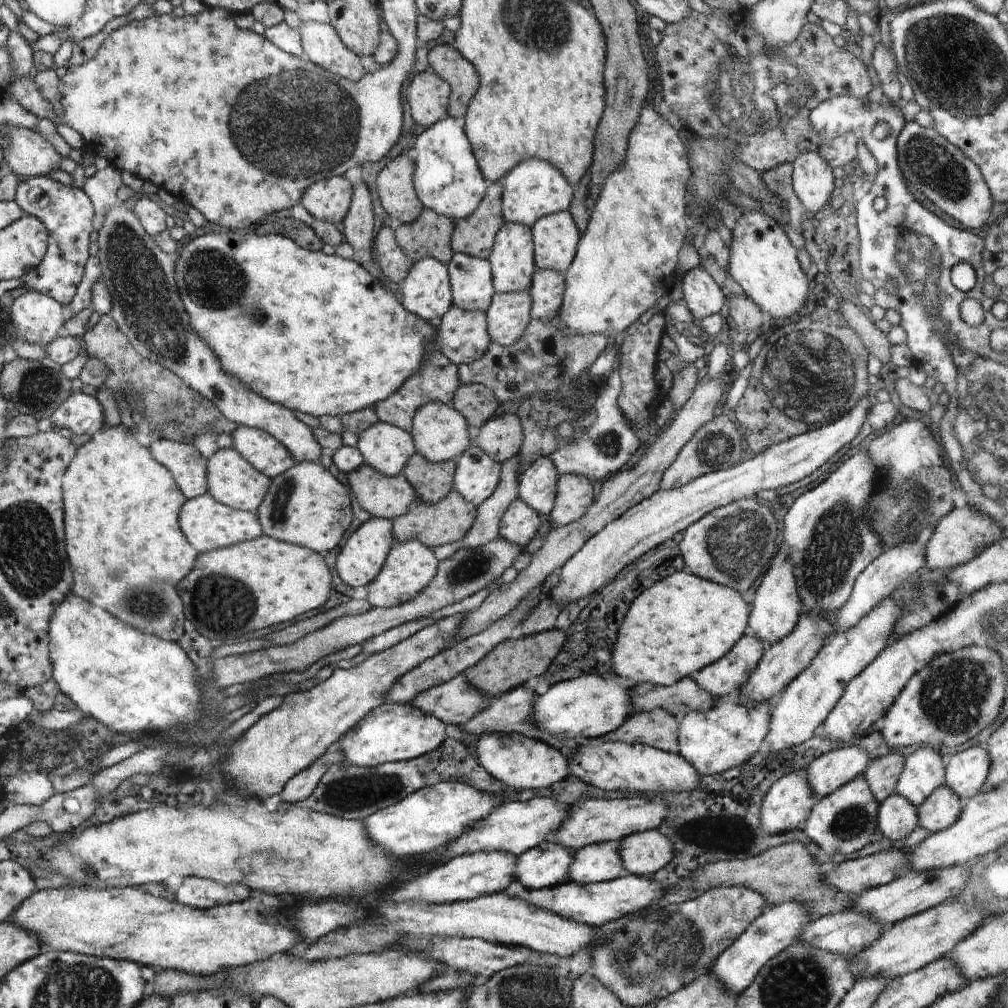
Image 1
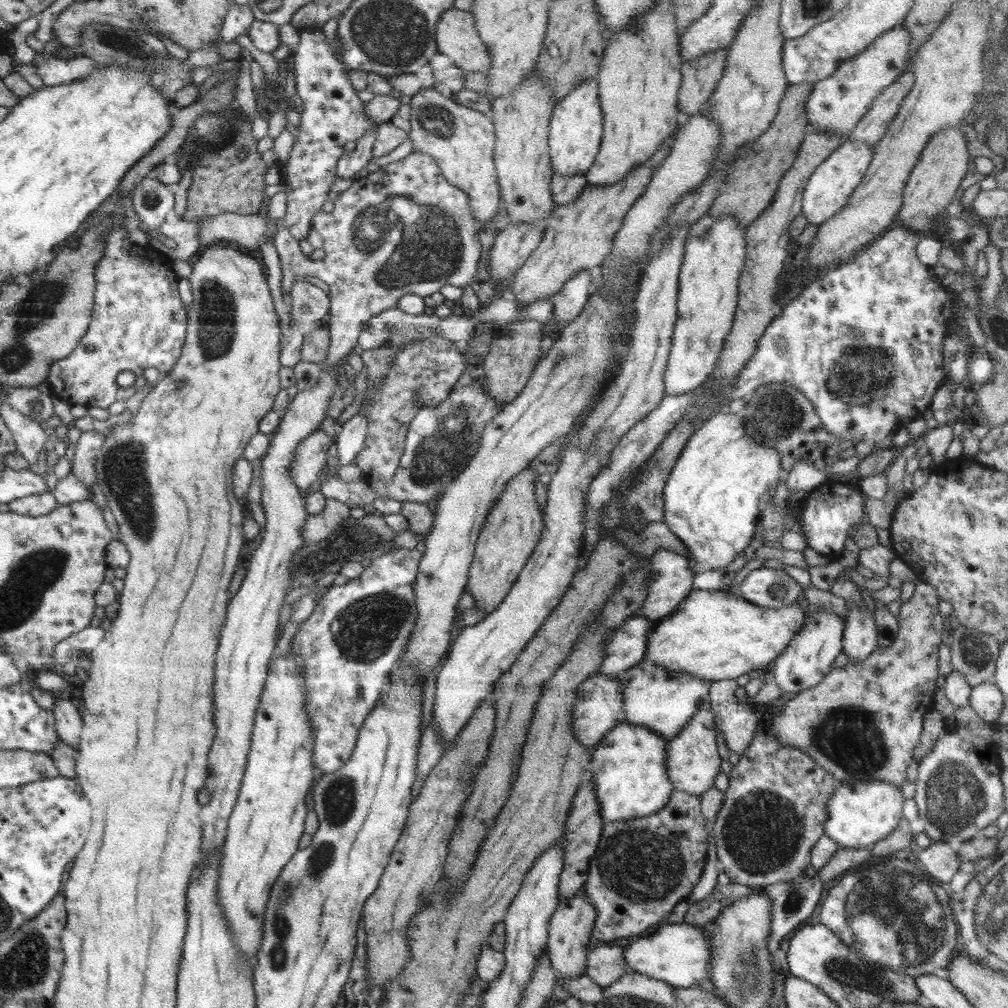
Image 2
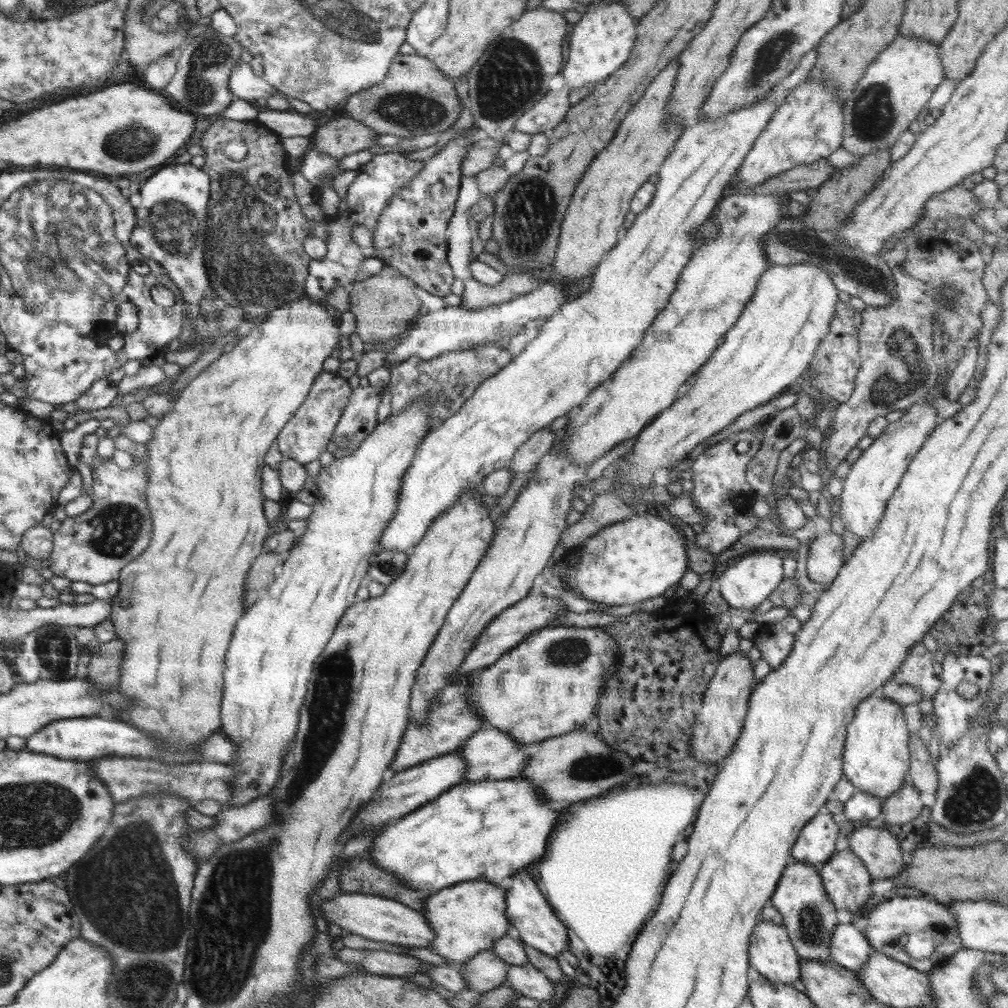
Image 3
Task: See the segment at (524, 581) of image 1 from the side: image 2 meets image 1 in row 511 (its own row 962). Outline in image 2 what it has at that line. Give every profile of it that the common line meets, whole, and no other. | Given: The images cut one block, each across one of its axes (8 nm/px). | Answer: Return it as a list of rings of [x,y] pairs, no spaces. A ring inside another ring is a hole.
[[[604,944],[594,949],[589,949],[587,957],[586,975],[598,986],[610,986],[618,978],[629,972],[625,962],[624,947]]]

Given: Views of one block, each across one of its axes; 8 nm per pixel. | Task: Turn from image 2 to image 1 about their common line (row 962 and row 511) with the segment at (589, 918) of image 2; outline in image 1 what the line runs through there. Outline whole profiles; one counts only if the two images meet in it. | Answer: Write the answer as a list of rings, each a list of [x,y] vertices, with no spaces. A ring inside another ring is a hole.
[[[578,474],[560,475],[550,520],[563,526],[579,520],[594,503],[594,488],[591,479]]]

